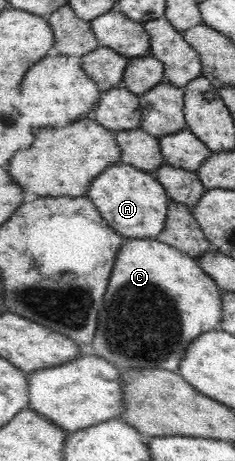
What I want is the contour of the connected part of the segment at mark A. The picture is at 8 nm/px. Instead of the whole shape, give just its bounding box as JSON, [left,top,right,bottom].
[89,163,170,238]

